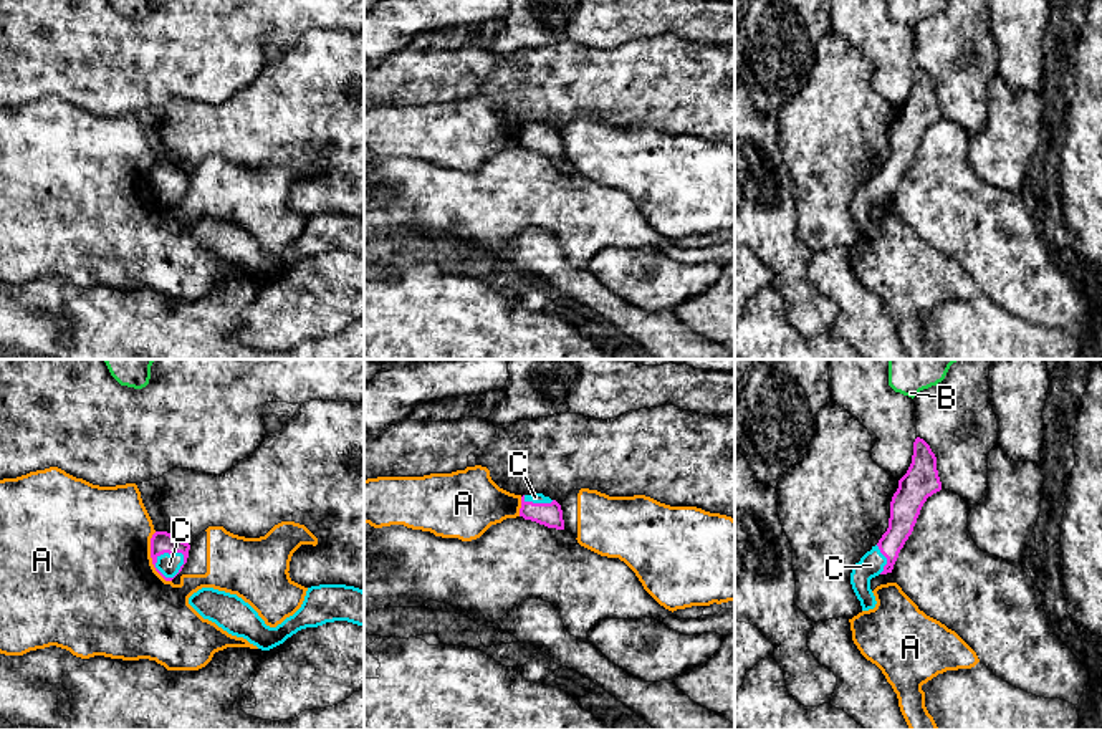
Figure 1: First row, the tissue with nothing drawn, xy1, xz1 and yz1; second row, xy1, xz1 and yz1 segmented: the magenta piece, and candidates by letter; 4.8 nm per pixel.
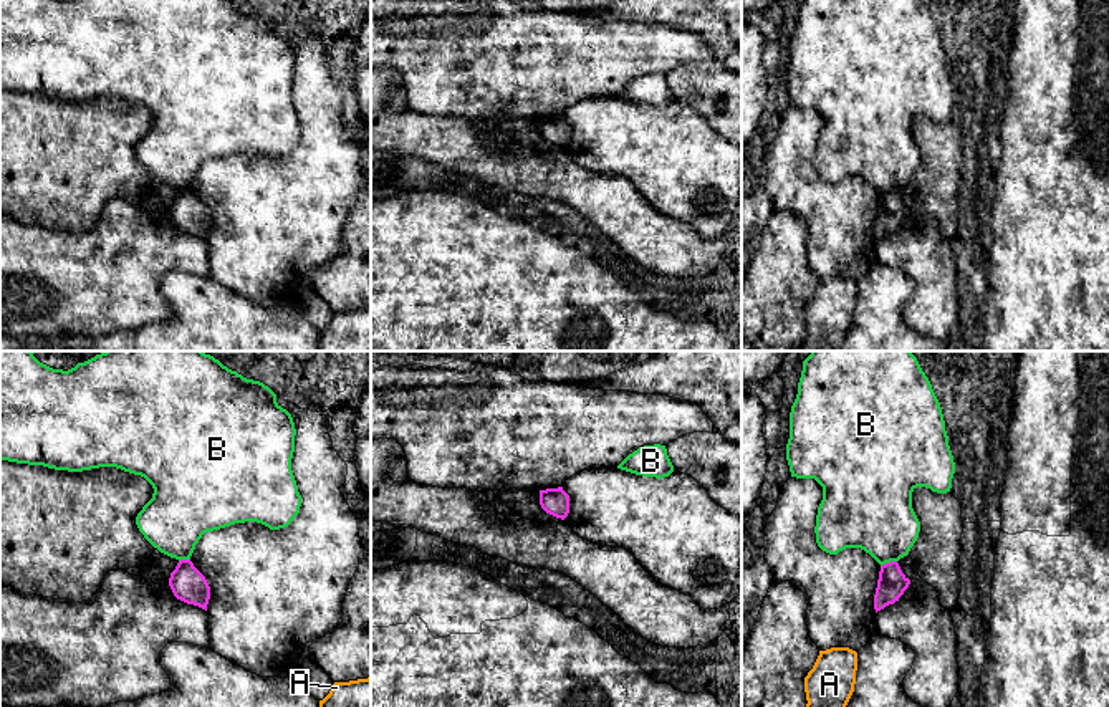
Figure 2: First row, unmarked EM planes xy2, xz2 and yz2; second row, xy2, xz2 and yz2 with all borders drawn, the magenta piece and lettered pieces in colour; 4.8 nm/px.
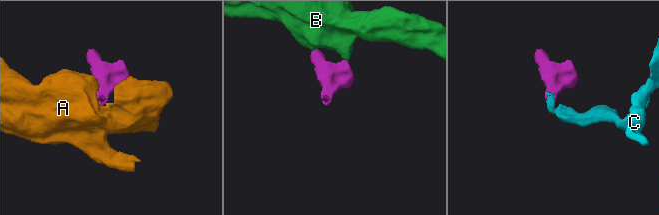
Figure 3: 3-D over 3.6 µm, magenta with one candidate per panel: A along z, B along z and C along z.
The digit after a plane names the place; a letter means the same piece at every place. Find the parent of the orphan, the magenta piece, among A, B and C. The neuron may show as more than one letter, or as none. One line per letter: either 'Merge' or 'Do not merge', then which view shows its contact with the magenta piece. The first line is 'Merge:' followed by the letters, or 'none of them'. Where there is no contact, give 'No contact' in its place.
Merge: C
A: Do not merge. Touches magenta in xy1
B: Do not merge. Touches magenta in yz2
C: Merge. Touches magenta in xy1

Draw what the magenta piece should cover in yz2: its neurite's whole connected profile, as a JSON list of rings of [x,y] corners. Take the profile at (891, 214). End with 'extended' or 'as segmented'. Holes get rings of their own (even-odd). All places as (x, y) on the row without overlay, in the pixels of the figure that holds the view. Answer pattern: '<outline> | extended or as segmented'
[[[897,190],[882,194],[874,224],[876,242],[899,230],[909,214],[910,209],[902,202]]] | as segmented

